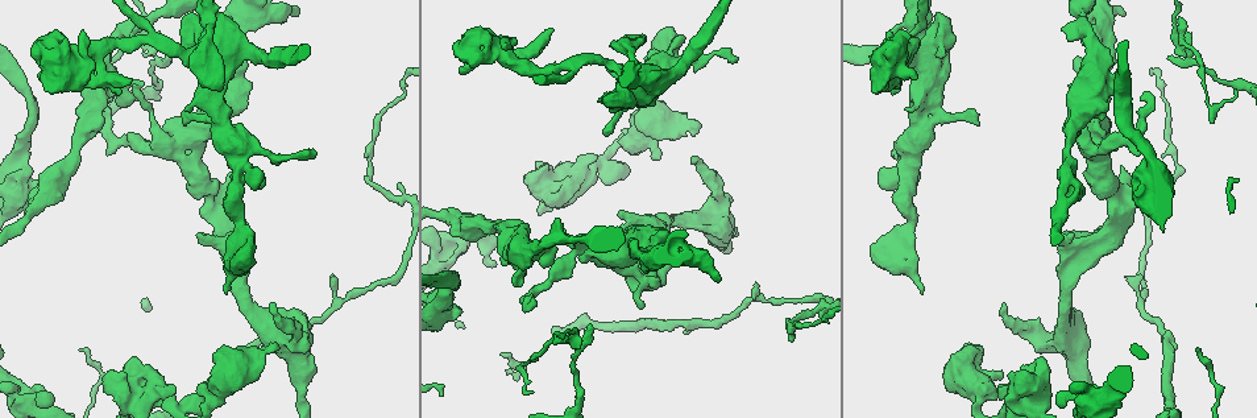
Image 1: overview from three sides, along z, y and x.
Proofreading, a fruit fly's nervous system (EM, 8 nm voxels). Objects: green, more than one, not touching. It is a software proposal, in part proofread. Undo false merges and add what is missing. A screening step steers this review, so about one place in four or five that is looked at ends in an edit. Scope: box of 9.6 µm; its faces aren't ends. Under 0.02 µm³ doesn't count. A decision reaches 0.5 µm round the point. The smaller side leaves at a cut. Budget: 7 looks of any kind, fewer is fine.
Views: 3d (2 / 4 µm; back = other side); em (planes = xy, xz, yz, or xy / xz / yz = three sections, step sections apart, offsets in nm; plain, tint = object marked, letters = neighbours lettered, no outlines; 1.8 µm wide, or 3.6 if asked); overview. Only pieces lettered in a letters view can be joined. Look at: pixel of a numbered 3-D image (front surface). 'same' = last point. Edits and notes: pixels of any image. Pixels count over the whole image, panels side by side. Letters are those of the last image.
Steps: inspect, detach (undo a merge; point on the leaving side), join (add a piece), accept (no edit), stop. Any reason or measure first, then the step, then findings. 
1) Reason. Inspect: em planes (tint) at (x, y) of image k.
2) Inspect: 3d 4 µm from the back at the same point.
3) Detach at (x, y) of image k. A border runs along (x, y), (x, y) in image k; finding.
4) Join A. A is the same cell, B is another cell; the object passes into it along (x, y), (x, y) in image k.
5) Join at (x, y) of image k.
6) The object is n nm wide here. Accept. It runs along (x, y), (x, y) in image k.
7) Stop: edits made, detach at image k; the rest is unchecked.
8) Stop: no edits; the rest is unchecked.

Inspect: em planes (letters) at (297, 312) of image 1.

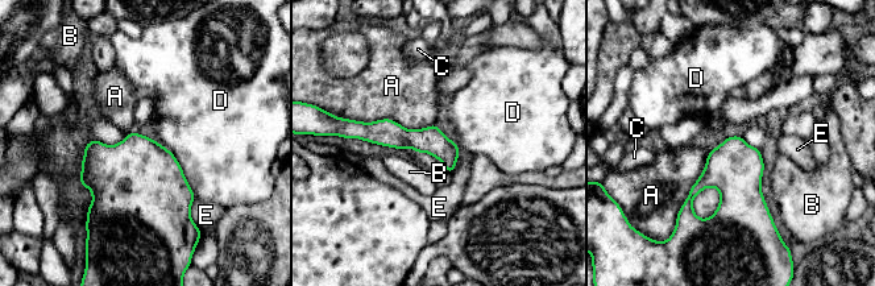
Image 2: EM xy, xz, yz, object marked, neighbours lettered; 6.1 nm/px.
Accept. A, B, C, D and E are other cells; it runs along (361, 131), (431, 140), (456, 152) in image 2; no lettered piece goes on from it.

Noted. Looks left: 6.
Abrupt turn. Inspect: em 3.6 µm planes (letters) at (1149, 207) of image 1.

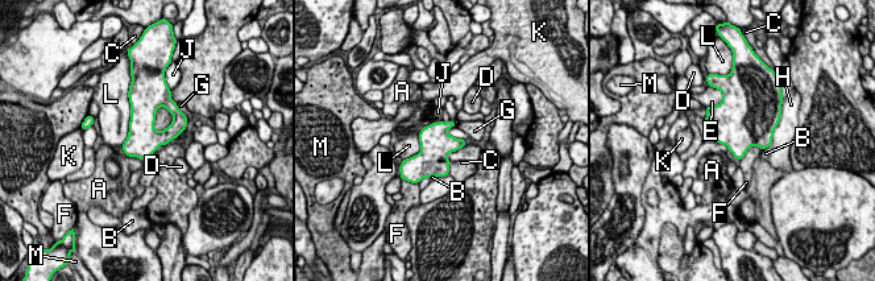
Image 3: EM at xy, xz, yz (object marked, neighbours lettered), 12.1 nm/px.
Accept. A, B, C, D, E, F, G, H, J, K, L and M are other cells; a border runs along (447, 129), (451, 135), (463, 140) in image 3; one cell here.

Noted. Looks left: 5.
Branch stops here. Inspect: em 3.6 µm planes (tint) at (620, 210) of image 1.

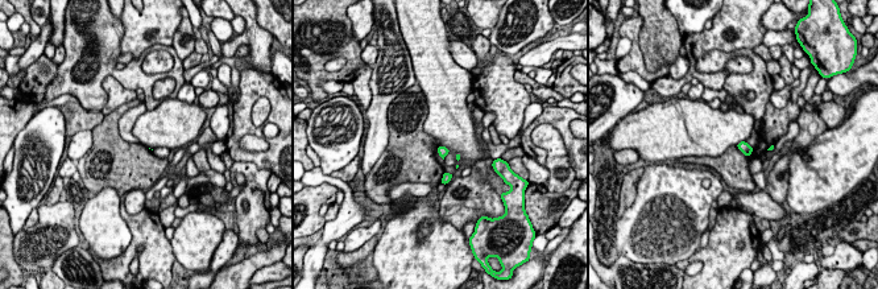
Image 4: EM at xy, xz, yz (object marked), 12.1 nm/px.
Inspect: em 3.6 µm planes (letters) at the same point.

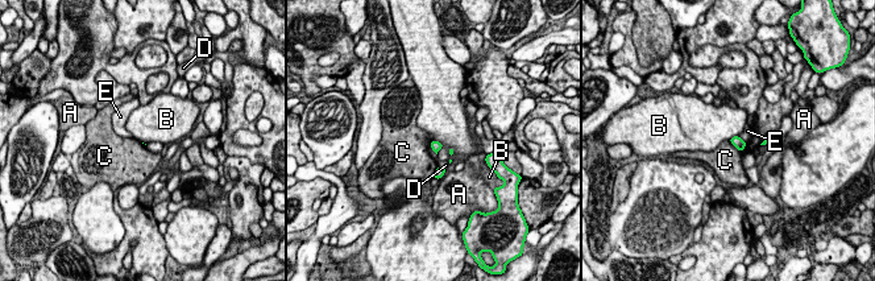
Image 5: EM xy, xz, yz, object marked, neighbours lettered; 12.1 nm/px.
Accept. A, B, C, D and E are other cells; a border runs along (432, 139), (442, 144), (436, 153) in image 5; none of them fits.

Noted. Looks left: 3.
Stop: no edits; the rest is unchecked.

